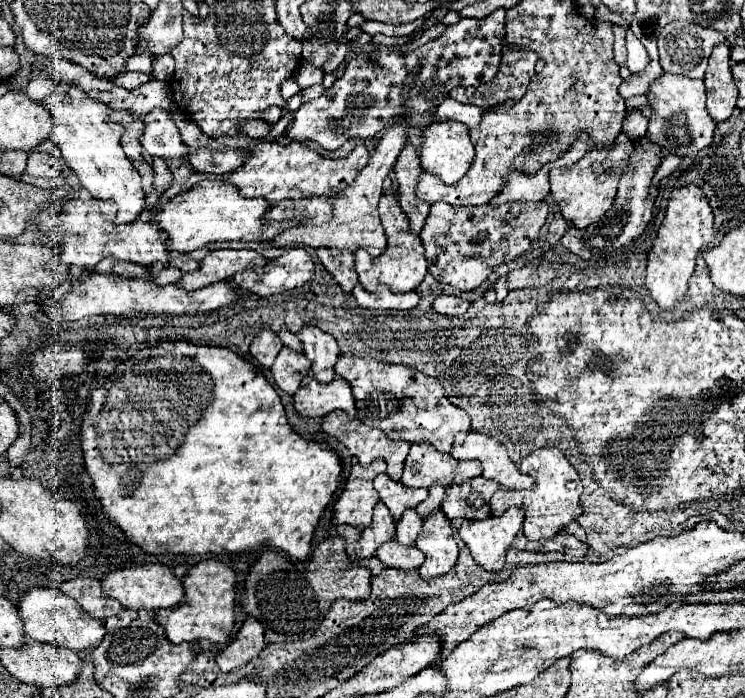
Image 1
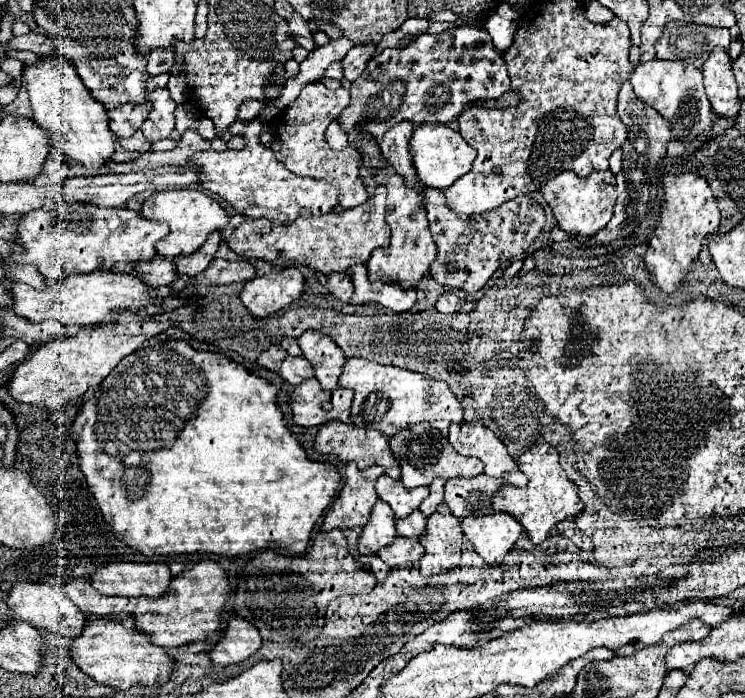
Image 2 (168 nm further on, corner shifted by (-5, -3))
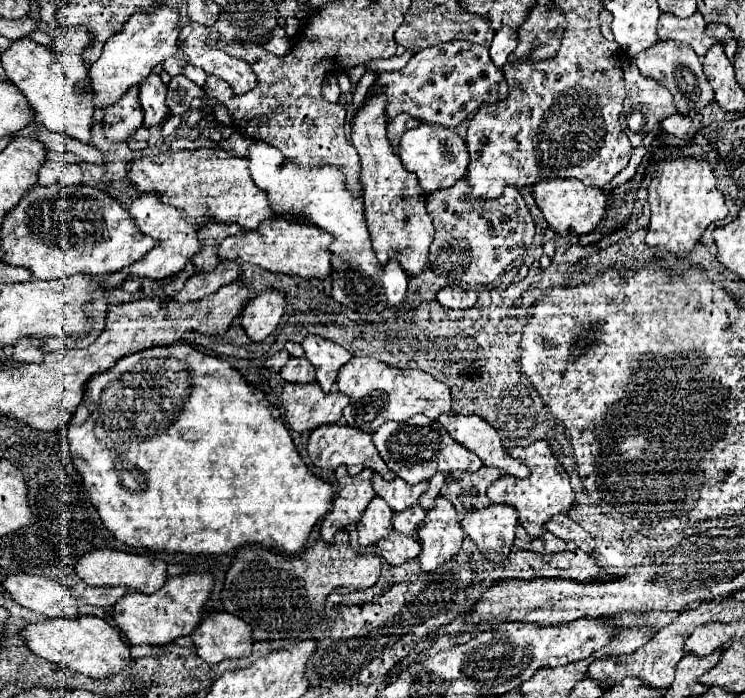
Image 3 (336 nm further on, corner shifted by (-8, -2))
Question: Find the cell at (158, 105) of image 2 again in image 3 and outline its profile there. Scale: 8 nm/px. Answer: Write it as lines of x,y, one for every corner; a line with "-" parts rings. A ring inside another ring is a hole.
151,73
147,77
147,81
143,81
143,85
139,85
139,105
145,113
143,127
161,125
165,115
169,115
169,109
165,105
165,93
167,93
167,87
155,73

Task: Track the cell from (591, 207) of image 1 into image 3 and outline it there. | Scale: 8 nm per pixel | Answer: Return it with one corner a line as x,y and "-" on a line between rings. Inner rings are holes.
543,179
533,185
531,193
533,193
535,203
541,209
545,221
549,223
549,227
555,233
559,233
561,237
575,237
575,235
591,233
605,213
607,197
603,195
603,191
595,189
595,187
585,187
581,181

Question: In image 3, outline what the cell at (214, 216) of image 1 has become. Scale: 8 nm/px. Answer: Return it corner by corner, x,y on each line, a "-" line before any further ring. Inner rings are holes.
145,193
141,197
137,197
131,207
129,207
129,215
135,221
137,229
145,235
151,235
153,239
161,241
161,247
153,247
151,253
147,253
147,257
143,257
141,261
123,267
119,273
111,273
111,275
103,275
97,279
101,289
117,289
123,285
123,281
127,281
129,277
149,277
149,279
165,279
173,273
177,273
179,269
183,269
183,265
193,259
195,253
199,253
199,239
197,239
197,227
189,225
187,221
183,221
183,215
171,207
171,205
161,205
159,197
155,197
155,193

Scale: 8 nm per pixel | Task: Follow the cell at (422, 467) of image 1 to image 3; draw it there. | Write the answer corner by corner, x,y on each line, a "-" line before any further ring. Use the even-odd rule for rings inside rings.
413,415
403,423
383,423
373,433
373,443
387,463
387,467
407,483
429,481
435,471
451,473
451,471
475,471
483,463
481,459
451,439
447,429
439,421
431,421
425,415

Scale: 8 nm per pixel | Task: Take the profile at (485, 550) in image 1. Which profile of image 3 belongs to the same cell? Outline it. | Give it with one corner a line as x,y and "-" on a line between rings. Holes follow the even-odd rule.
491,503
485,509
463,515
461,527
489,561
499,563
507,559
513,547
517,513
511,505

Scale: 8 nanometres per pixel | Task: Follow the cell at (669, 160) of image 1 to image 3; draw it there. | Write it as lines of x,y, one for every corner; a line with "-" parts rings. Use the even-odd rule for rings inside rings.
675,113
675,115
667,117
667,119
663,119
661,127
663,127
665,133
671,133
675,137
683,137
689,131
689,127
691,127
691,117

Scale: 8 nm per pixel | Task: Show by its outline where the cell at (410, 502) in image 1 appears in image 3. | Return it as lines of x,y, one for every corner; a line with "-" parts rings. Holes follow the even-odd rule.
377,473
371,477
371,483
373,483
375,493
383,497
393,511
405,511
407,507
415,505
419,497
427,491
427,483
409,485
407,481
399,477
395,477
393,481
383,481

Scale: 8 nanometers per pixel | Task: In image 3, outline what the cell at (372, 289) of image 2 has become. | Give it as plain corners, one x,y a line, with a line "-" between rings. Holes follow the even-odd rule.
253,141
247,149
245,159
249,161
249,173
251,173
253,183
263,193
267,193
269,205
271,205
275,215
279,215
287,221
299,221
301,219
303,223
315,225
333,237
329,251
333,253
333,257
331,257
331,265
333,265
331,297
335,301
339,301
341,305
345,305
357,313
363,313
363,315
381,313
383,309
397,307
403,303
405,293
407,293
407,273
403,271
403,267
397,261
387,261
385,265
381,265
379,259
375,257
375,251
373,251
371,239
369,239
369,231
365,225
363,199
351,195
351,191
345,187
345,175
339,167
321,167
321,169
299,167
295,161
285,159
279,149
275,149
273,145
267,145
265,141

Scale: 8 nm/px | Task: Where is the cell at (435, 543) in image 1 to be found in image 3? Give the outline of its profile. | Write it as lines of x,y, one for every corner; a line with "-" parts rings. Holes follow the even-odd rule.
439,495
437,505
427,511
417,529
417,539
421,543
421,553
417,559
423,571
435,571
439,565
459,553
463,529
459,525
455,507
445,497

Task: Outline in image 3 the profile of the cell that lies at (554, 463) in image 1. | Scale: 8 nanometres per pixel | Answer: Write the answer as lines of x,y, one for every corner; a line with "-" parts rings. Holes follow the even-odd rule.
535,441
527,447
515,446
505,449
513,459
521,461
527,465
527,469
531,469
529,477
525,479
517,479
511,475
503,475
501,479
497,479
489,489
487,489
487,497
493,503
507,503
513,505
519,513
519,523
525,527
525,531
531,537
539,537
545,529
545,523
555,515
555,513
563,513
569,511
573,507
575,501
575,493
569,485
569,475
563,469
563,465
553,457
551,449
547,447
545,441

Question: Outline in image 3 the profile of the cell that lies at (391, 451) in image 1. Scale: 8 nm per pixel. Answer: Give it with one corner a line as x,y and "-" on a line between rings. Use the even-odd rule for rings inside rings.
321,425
317,429
311,431
309,435
309,441
307,441
307,453
309,453
309,459
313,461
313,465
317,467
325,467
325,469
337,469
339,465
345,465
347,467
347,473
353,477
357,475
361,469
369,467
373,469
375,473
379,473
385,481
393,481
395,479
395,473
391,473
387,469
387,465
383,463
383,459
379,457
373,441
371,441
371,435
369,433
363,433
359,429
351,429
349,425

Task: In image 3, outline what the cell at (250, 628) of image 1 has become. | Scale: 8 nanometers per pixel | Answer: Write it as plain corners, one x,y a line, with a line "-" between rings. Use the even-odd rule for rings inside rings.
227,611
205,615
191,633
191,641
207,663
249,657
253,647
251,627

